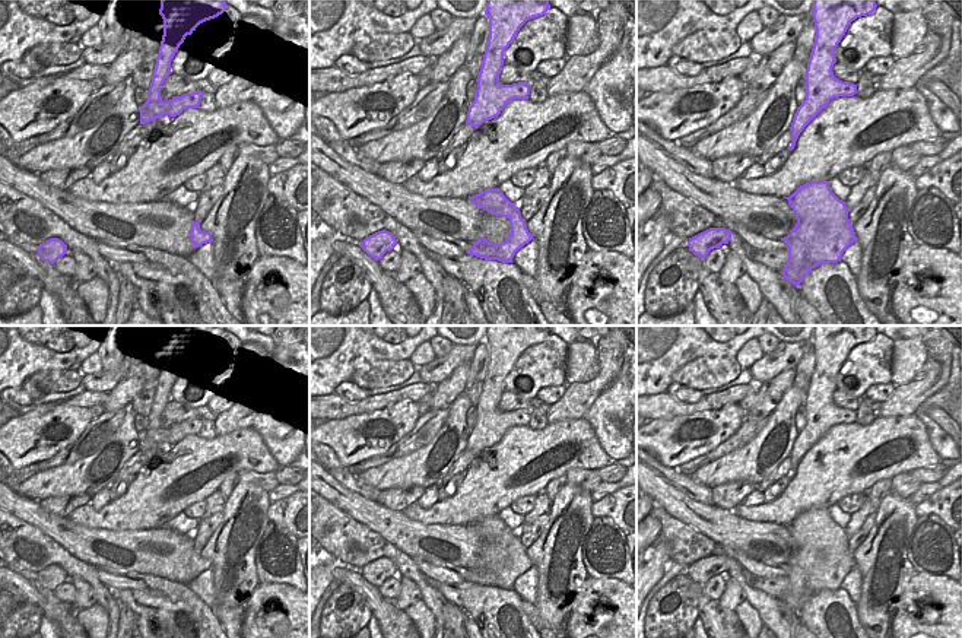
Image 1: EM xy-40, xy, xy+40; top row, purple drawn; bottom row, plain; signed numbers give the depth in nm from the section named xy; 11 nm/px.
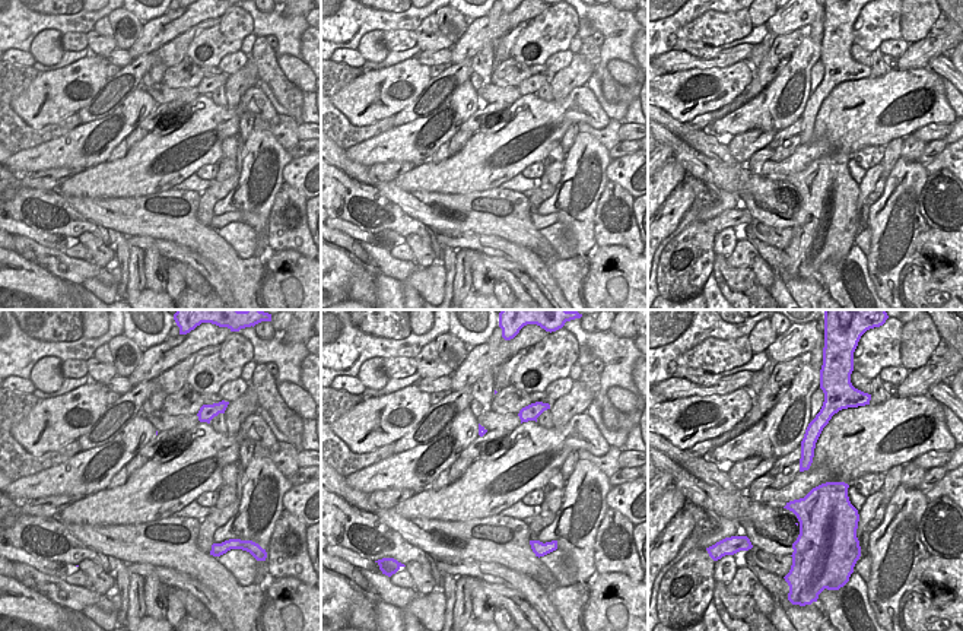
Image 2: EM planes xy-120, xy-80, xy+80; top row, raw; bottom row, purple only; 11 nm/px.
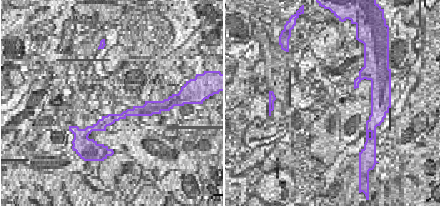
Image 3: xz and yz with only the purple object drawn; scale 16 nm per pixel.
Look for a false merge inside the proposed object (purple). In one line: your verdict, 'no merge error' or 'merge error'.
no merge error

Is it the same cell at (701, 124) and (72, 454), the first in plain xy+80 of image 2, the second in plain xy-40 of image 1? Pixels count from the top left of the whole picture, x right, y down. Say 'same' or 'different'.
same

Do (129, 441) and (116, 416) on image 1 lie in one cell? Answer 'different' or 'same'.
different

